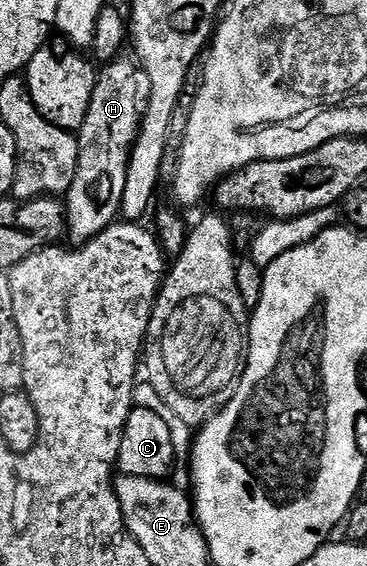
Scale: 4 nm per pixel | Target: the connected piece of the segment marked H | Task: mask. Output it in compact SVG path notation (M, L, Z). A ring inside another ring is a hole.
M118 56L97 72L94 95L90 95L90 111L86 111L86 119L76 137L78 167L74 171L74 183L70 183L64 201L68 216L66 237L73 246L85 245L90 238L117 224L124 204L128 156L149 99L150 79L140 62L131 56Z

